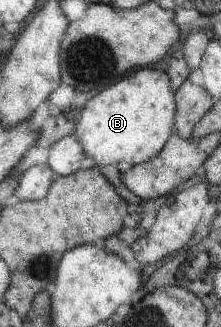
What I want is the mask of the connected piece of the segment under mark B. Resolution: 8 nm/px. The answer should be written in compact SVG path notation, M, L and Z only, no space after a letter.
M150 67L133 69L114 84L97 90L82 107L72 136L95 166L127 163L130 167L155 157L173 133L175 104L168 76Z

